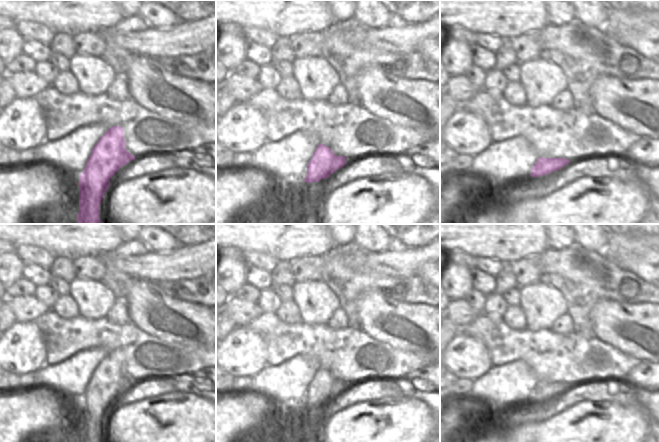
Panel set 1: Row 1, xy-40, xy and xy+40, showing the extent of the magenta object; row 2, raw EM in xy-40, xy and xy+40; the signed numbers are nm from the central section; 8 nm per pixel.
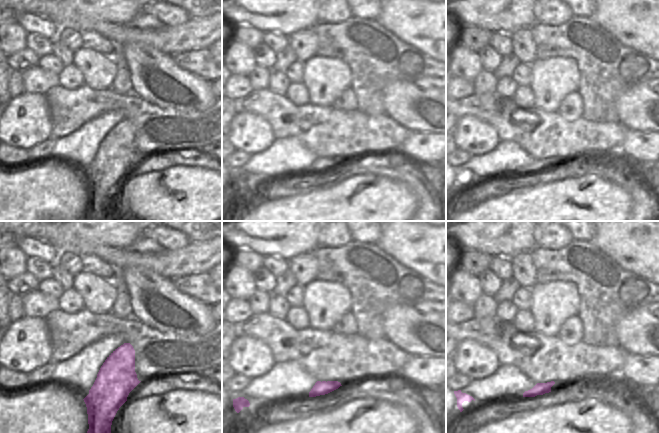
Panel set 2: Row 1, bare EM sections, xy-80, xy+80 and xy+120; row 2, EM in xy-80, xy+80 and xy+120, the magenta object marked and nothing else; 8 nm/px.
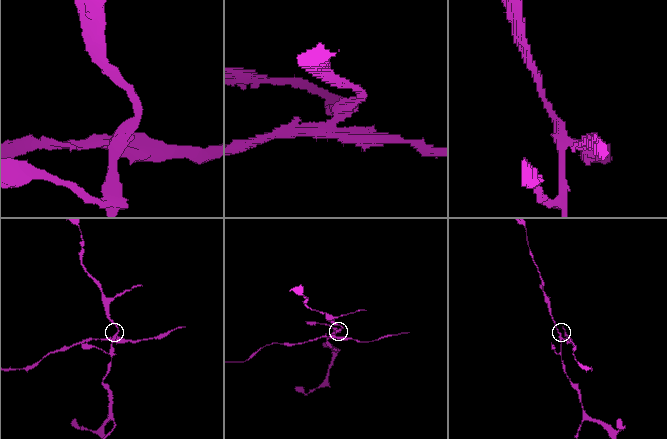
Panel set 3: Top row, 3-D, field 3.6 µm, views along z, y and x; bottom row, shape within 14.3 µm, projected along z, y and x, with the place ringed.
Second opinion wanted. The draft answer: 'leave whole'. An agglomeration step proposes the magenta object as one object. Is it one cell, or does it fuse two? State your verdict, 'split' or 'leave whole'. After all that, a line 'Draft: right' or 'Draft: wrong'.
split
Draft: wrong

